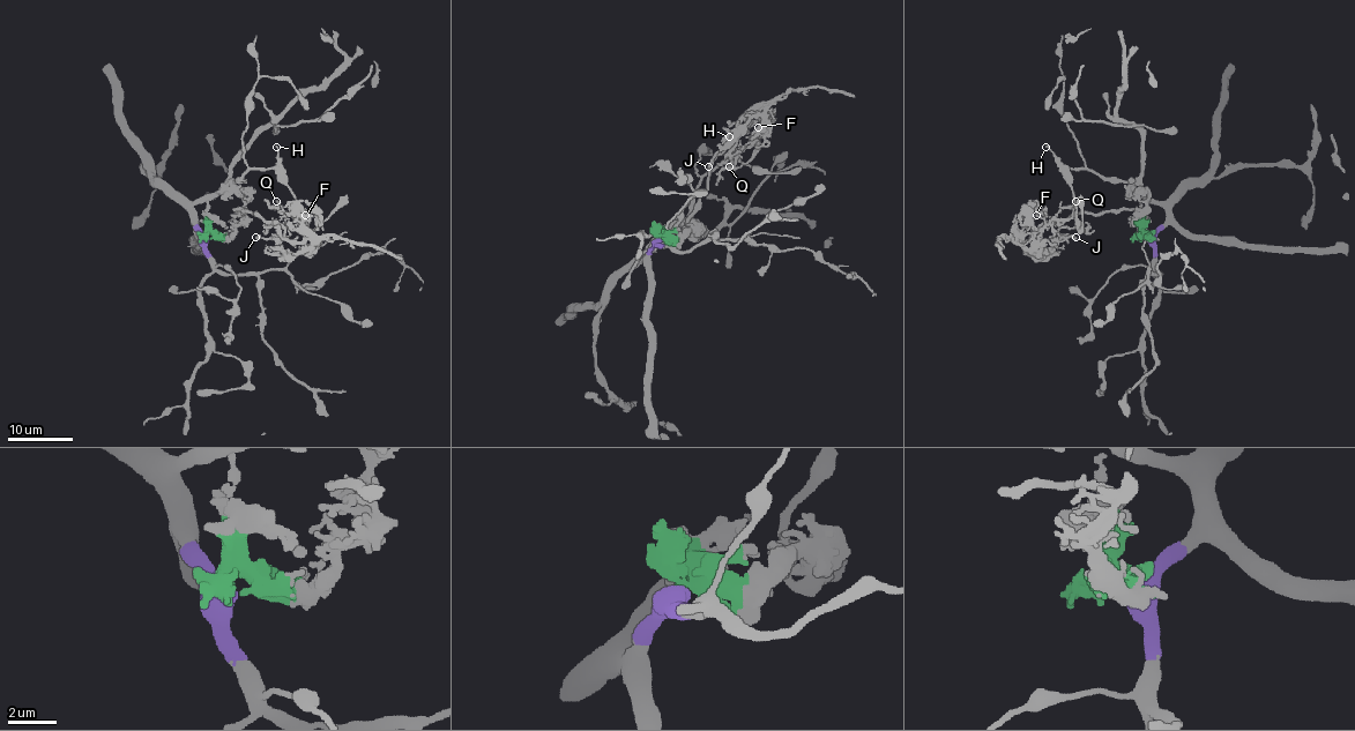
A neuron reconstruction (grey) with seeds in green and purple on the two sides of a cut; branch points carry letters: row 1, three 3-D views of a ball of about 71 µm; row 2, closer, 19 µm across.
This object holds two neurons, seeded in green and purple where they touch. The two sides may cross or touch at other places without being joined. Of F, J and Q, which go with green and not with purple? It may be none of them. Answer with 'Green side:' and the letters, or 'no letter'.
Green side: F, J, Q

